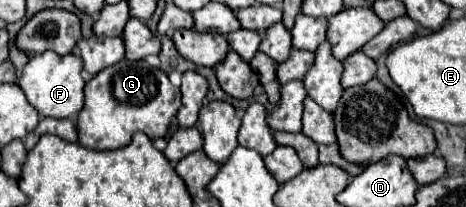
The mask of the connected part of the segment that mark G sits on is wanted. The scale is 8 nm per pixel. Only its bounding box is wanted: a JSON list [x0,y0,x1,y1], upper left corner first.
[78,59,180,149]

